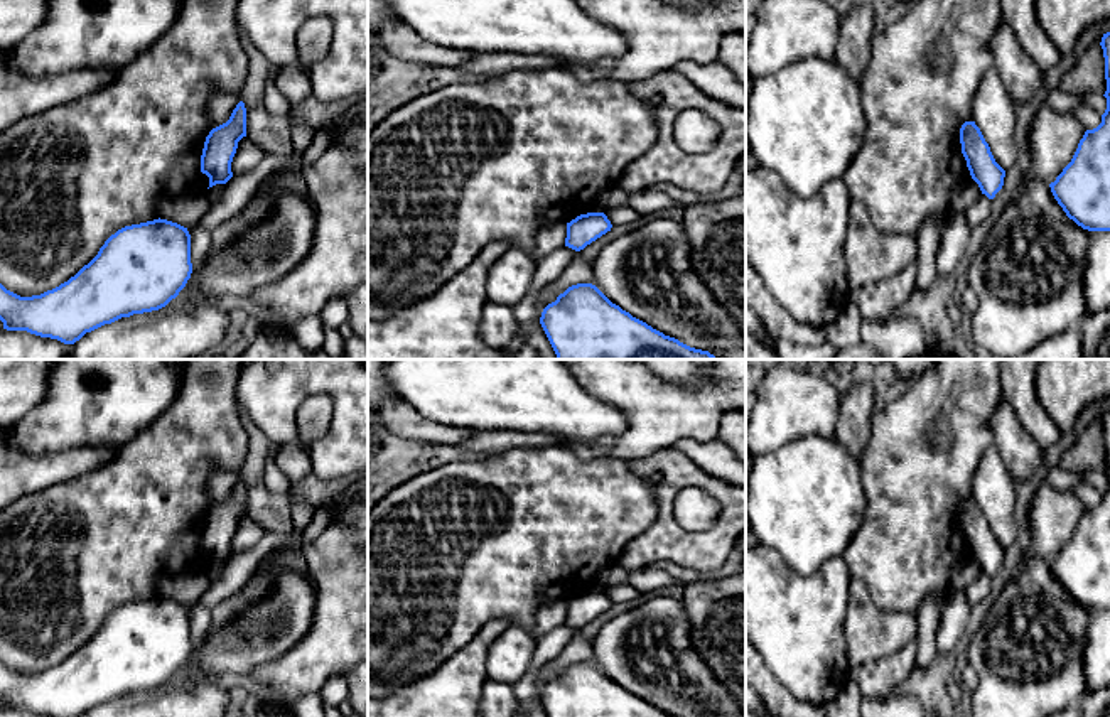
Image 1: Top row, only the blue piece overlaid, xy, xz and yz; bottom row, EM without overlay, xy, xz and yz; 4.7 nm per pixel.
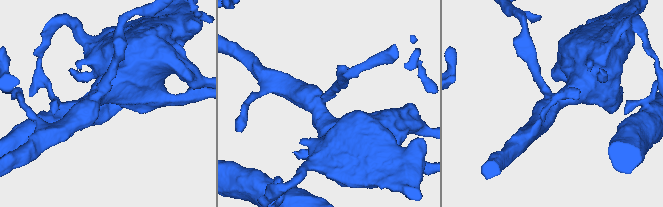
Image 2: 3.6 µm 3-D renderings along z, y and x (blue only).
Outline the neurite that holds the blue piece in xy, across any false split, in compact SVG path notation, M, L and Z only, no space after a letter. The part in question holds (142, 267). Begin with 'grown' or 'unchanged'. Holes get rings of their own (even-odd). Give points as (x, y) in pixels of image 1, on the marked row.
unchanged | M159 218L118 229L74 277L40 295L20 297L0 283L0 321L7 331L27 331L74 344L105 324L165 307L186 287L191 273L187 228Z

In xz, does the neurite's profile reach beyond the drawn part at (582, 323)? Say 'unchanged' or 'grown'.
unchanged

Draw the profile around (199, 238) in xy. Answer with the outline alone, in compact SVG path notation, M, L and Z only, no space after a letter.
M196 228L191 233L192 273L186 287L182 288L182 297L186 299L187 304L199 304L202 300L202 288L199 287L199 282L196 280L196 273L202 267L209 251L211 251L211 233L204 228Z

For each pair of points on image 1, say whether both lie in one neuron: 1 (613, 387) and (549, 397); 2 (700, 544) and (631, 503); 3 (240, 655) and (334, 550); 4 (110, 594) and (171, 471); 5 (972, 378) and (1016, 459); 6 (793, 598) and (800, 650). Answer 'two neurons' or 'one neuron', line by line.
1: two neurons
2: two neurons
3: two neurons
4: one neuron
5: two neurons
6: one neuron

